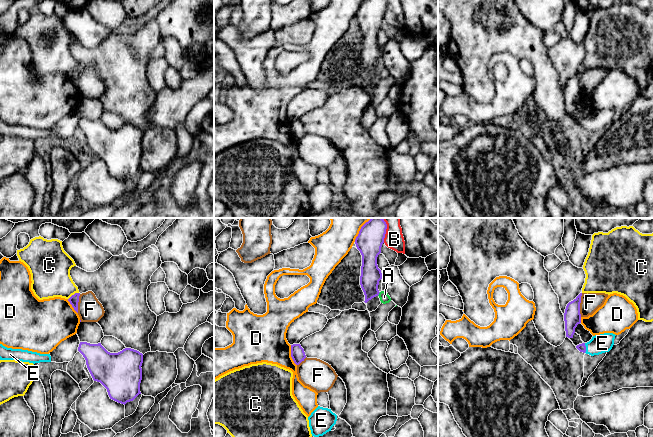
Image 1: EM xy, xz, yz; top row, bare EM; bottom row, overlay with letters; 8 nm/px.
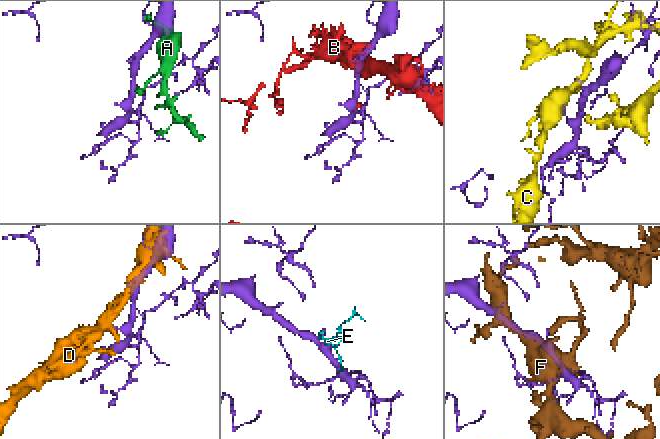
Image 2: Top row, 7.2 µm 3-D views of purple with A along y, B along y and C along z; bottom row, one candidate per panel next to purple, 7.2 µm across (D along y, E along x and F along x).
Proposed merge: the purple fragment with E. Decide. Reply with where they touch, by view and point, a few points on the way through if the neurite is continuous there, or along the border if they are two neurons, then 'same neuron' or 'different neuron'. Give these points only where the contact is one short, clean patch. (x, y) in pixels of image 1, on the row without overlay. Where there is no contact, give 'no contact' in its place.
meets purple in yz at (585, 124); runs through yz (581, 123), (585, 124), (592, 124), (602, 119); same neuron

